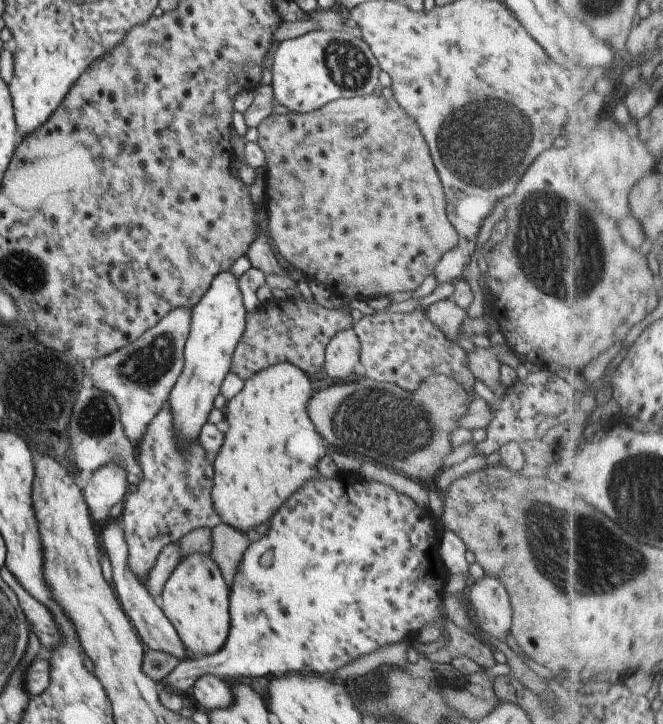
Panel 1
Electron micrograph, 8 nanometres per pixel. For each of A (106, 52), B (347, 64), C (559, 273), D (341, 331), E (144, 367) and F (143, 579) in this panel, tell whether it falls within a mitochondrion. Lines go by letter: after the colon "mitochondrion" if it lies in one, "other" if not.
A: other
B: mitochondrion
C: mitochondrion
D: other
E: mitochondrion
F: other

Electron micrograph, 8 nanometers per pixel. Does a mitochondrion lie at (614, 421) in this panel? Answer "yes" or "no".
no

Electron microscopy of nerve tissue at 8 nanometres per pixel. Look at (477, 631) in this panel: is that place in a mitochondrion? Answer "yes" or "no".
no

